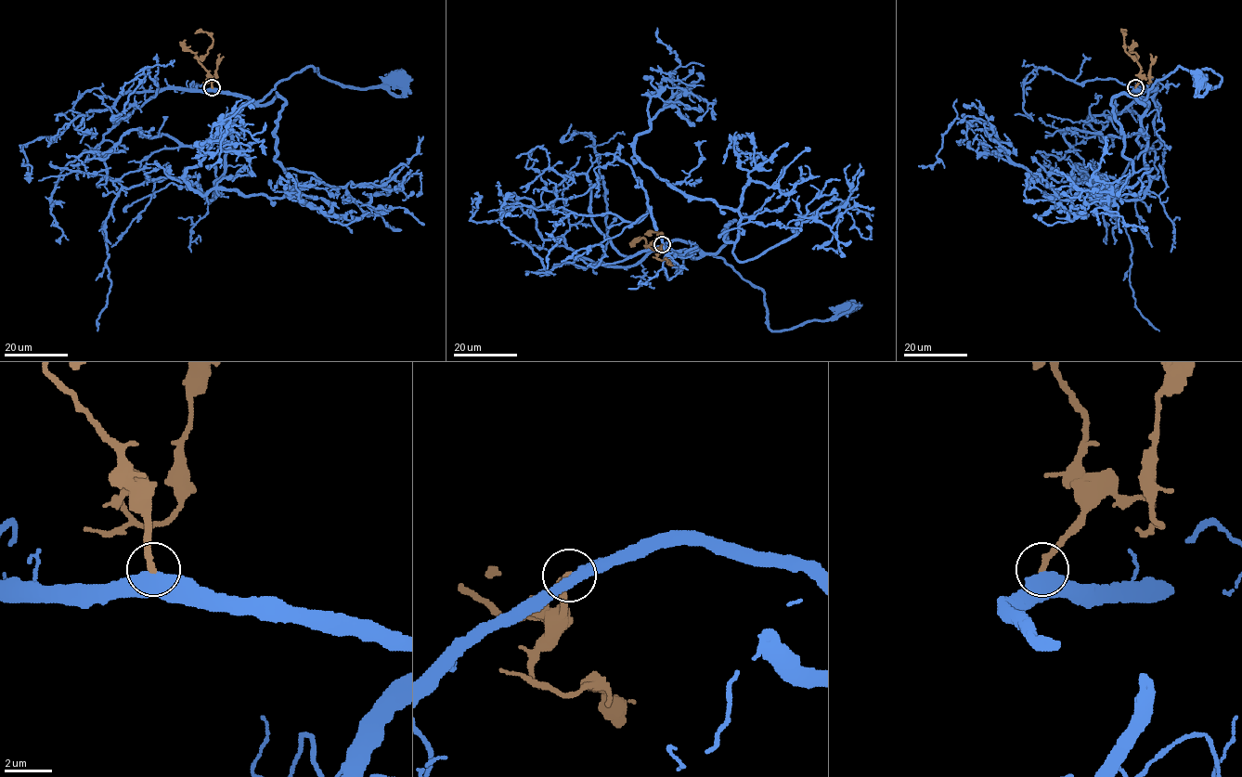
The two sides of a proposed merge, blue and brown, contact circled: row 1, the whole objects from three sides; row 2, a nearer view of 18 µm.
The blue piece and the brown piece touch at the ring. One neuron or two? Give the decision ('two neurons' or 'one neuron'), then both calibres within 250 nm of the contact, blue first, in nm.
two neurons | 500/280 nm

